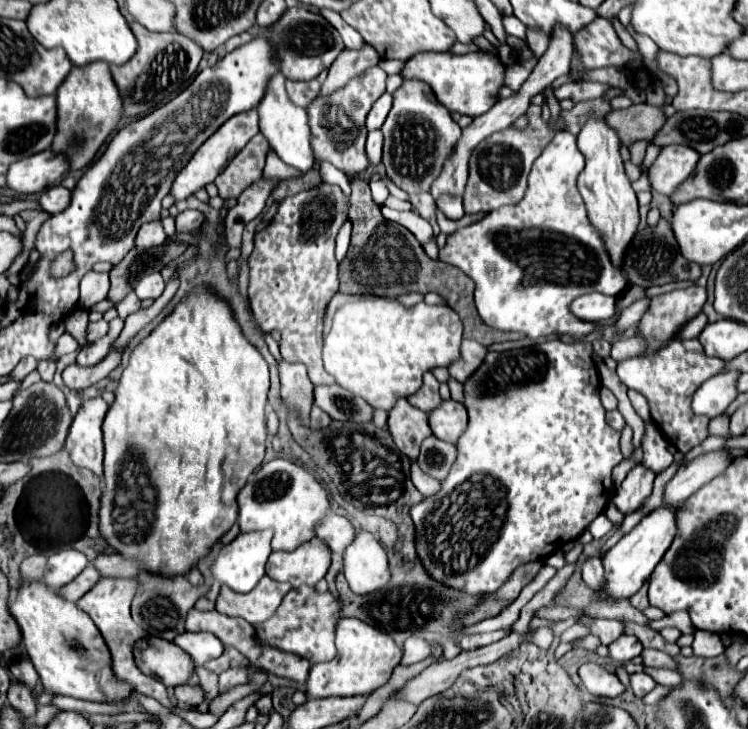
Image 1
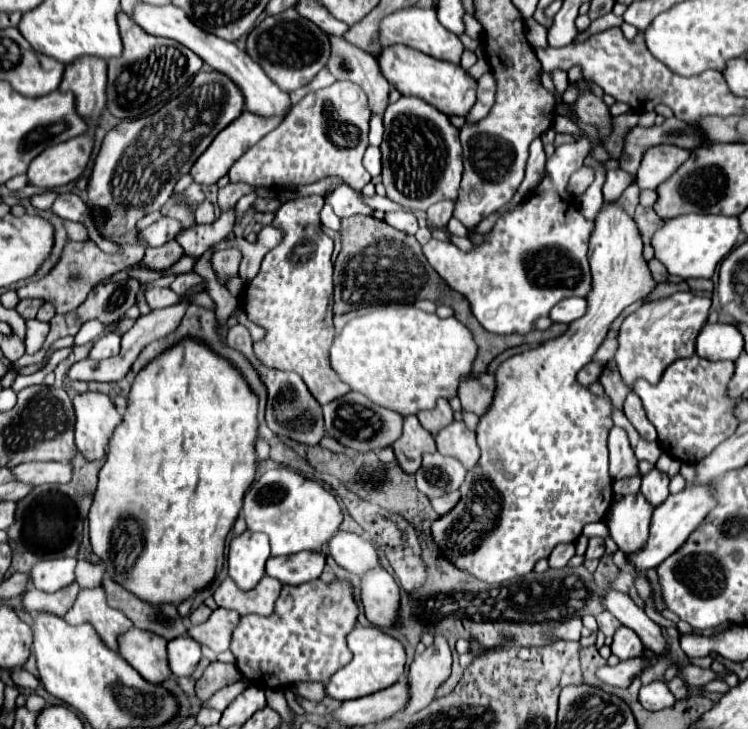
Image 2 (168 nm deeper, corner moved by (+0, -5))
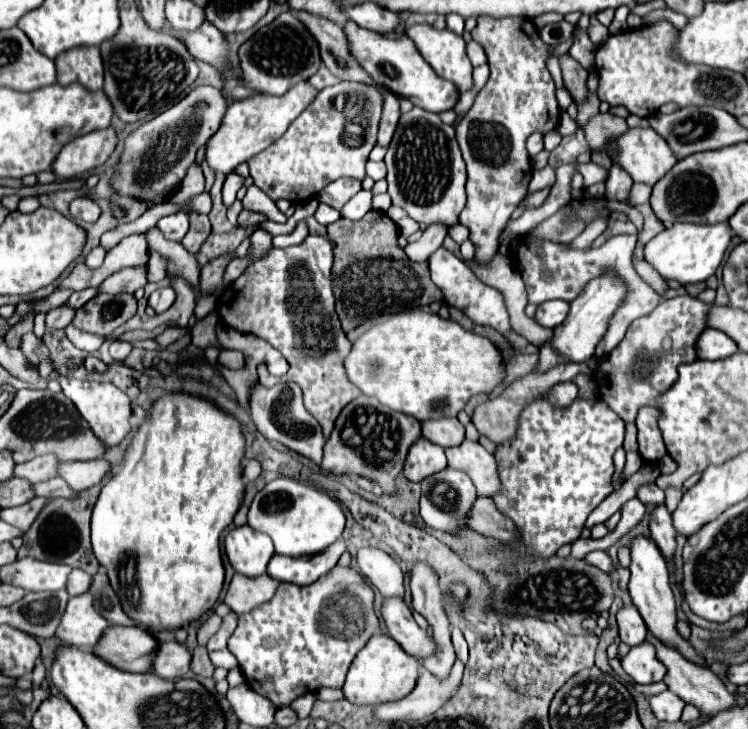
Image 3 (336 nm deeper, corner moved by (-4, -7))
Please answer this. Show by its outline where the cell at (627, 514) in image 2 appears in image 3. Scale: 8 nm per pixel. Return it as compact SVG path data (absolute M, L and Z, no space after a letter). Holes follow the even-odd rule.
M639 534L635 538L631 538L629 542L629 550L631 550L631 578L629 578L629 596L635 604L635 608L639 610L641 618L645 620L647 628L651 634L659 636L659 640L669 640L671 646L679 648L683 652L683 656L687 656L687 660L695 662L695 664L703 664L703 658L699 654L695 654L693 646L683 640L677 630L675 630L675 622L677 622L677 604L669 586L669 570L667 570L667 560L663 556L663 552L659 550L659 546L651 540L651 536Z

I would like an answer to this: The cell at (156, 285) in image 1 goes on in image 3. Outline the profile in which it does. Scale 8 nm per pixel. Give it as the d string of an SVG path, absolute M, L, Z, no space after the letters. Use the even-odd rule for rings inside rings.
M167 286L167 288L159 288L159 290L155 290L155 292L149 296L149 306L151 306L157 314L169 310L173 302L175 302L175 292L173 292L173 288L169 288L169 286Z

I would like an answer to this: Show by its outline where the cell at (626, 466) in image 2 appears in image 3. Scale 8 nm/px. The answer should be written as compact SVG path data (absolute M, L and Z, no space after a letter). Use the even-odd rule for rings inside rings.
M643 484L643 486L639 486L637 498L643 504L659 504L659 502L665 502L665 494L663 494L663 490L657 484Z

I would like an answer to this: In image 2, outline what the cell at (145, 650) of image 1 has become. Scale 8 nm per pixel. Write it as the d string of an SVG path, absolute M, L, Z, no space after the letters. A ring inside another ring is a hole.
M131 628L119 636L119 654L133 666L145 680L159 684L171 676L167 664L167 640L145 630Z

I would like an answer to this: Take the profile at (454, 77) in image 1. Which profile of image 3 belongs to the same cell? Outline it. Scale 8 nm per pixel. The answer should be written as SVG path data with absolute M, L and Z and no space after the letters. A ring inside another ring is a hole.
M347 22L343 28L347 32L347 40L351 44L351 52L355 52L355 58L363 68L373 76L377 84L383 84L383 88L395 92L401 98L409 98L415 106L431 112L447 112L453 110L459 102L459 90L449 80L437 76L437 72L425 62L425 58L419 54L415 44L405 34L379 34L365 28L359 28L355 22Z

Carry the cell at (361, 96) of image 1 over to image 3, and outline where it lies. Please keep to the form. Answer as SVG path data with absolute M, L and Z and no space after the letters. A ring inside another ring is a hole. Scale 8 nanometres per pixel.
M355 82L323 88L279 140L247 162L255 186L273 200L285 198L297 204L317 196L329 182L341 176L363 182L367 174L365 162L377 142L379 112L381 104L375 88Z

